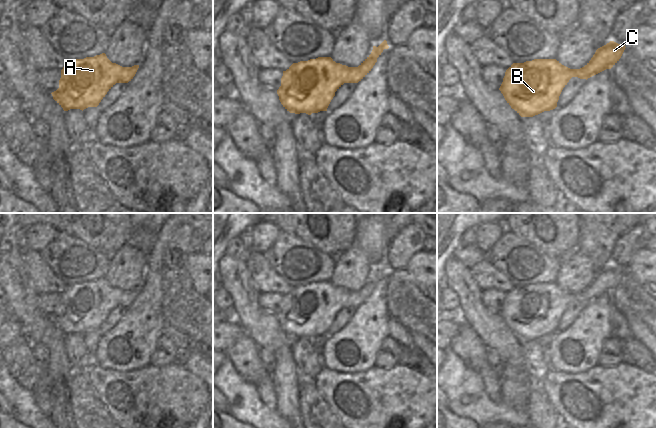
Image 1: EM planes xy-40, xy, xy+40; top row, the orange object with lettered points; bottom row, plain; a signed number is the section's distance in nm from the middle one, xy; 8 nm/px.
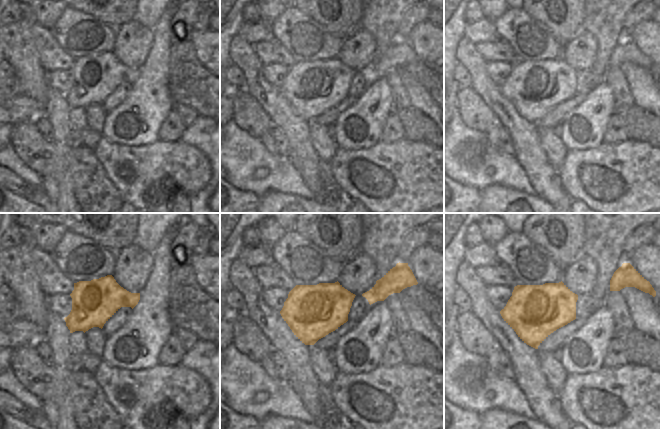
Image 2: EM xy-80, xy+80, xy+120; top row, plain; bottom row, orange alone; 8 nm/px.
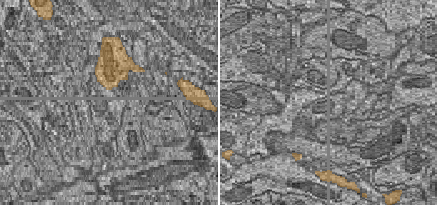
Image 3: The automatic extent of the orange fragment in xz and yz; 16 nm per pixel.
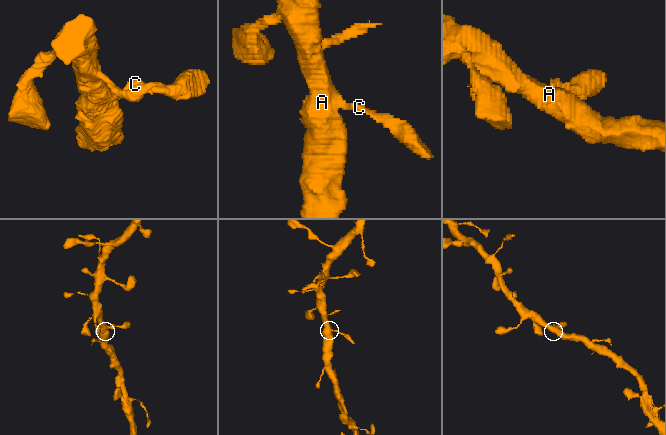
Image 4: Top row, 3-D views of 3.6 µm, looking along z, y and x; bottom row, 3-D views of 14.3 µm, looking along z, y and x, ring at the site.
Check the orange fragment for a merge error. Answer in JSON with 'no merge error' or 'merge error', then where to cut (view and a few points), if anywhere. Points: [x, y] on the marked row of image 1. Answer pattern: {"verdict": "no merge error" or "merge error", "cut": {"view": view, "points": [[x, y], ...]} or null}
{"verdict": "no merge error", "cut": null}

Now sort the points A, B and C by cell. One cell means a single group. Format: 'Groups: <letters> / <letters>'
Groups: A B C

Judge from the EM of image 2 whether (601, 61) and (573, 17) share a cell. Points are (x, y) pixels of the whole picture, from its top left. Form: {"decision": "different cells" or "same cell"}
{"decision": "different cells"}

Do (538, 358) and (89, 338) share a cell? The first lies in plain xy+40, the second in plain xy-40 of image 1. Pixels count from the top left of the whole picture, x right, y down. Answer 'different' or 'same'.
different

